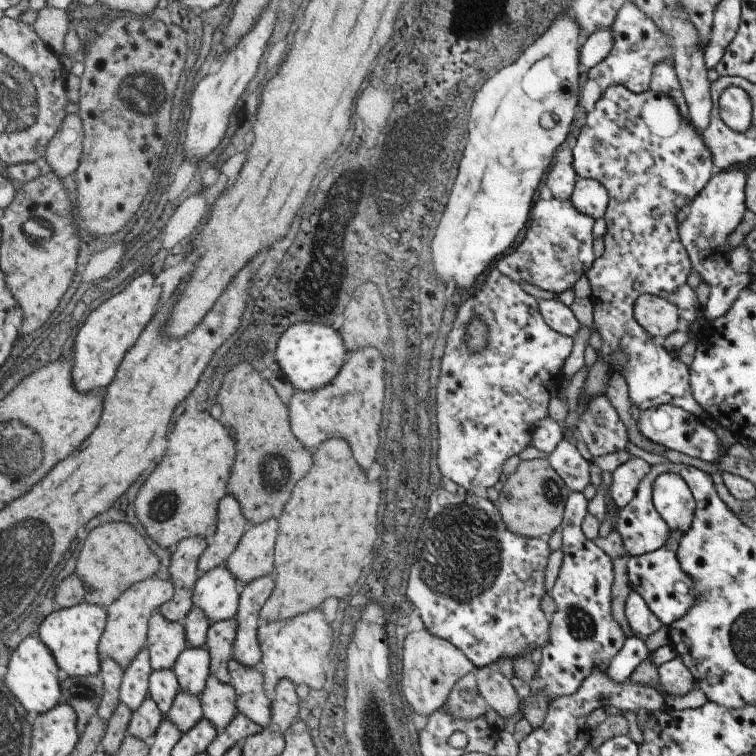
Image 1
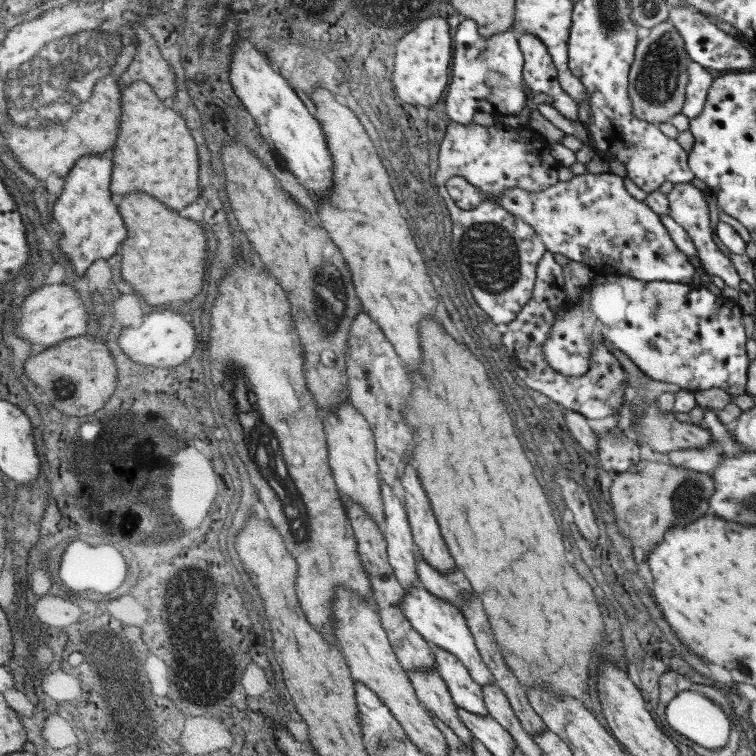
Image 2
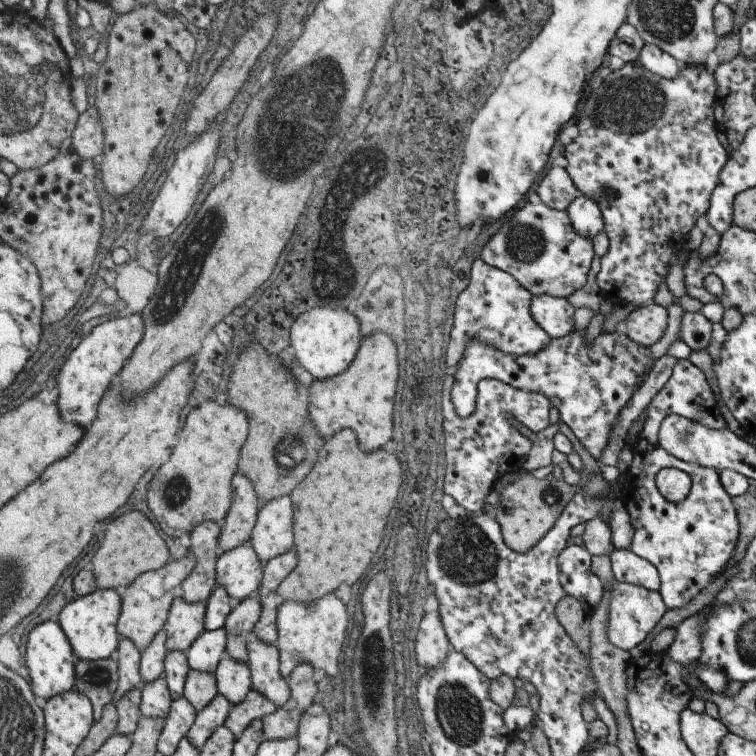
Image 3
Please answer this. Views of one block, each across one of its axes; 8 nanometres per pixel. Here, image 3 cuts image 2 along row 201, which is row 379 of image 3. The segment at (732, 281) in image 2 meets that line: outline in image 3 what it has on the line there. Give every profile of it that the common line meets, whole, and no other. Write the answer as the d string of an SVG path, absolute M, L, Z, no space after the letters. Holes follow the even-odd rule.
M689 360L675 362L669 380L653 396L645 412L647 418L637 442L633 444L633 460L629 474L623 478L623 490L619 492L619 498L633 528L629 550L657 568L661 578L661 588L657 592L661 594L663 604L667 606L667 610L679 610L681 606L687 606L727 568L727 562L731 562L731 556L735 554L735 544L739 542L739 520L731 496L721 486L719 472L713 468L687 464L665 452L657 438L659 426L661 420L671 414L693 420L713 430L723 430L727 424L701 370L695 368ZM663 468L675 468L691 476L691 490L683 502L671 504L659 494L655 476Z

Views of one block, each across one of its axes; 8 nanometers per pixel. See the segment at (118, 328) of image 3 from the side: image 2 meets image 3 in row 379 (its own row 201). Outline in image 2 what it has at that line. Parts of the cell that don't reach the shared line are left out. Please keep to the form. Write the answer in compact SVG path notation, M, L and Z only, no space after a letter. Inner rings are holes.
M95 152L95 154L83 156L75 164L75 170L71 170L71 174L65 178L65 188L53 208L55 220L63 230L61 248L63 252L67 252L69 266L79 276L89 274L89 268L97 260L105 260L117 254L119 246L129 238L129 230L119 212L121 208L115 204L117 200L113 200L115 196L111 190L113 186L111 176L113 176L115 164L109 156L111 152L109 154Z

